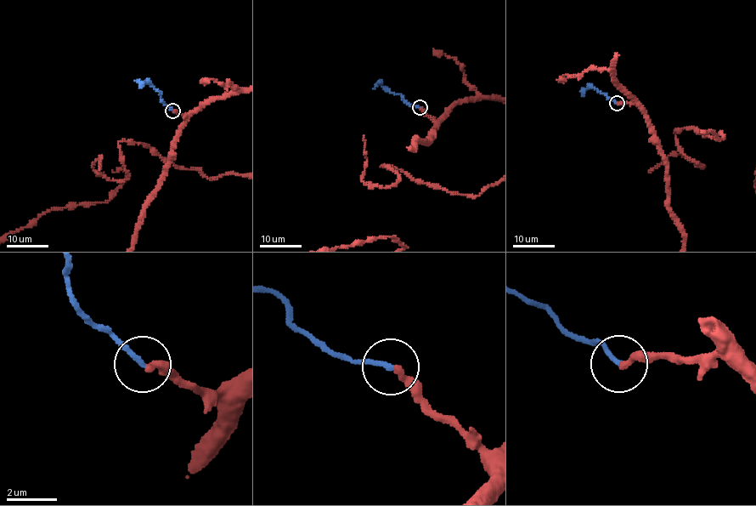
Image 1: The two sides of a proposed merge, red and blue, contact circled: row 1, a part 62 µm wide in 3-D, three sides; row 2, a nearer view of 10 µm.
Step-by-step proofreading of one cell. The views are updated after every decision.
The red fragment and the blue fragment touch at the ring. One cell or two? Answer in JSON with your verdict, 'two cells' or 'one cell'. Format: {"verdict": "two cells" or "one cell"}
{"verdict": "two cells"}

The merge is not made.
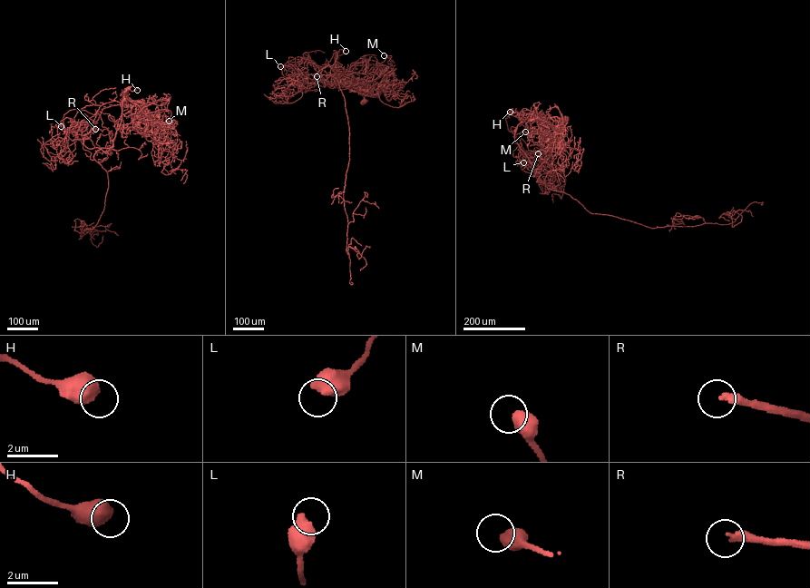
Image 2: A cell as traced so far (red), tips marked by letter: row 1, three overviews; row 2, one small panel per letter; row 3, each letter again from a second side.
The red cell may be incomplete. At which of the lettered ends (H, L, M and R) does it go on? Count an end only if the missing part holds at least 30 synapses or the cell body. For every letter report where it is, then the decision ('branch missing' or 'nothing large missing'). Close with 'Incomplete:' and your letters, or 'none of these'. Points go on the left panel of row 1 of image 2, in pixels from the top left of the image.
H: at (137, 90); nothing large missing
L: at (61, 126); nothing large missing
M: at (169, 121); nothing large missing
R: at (95, 129); branch missing
Incomplete: R

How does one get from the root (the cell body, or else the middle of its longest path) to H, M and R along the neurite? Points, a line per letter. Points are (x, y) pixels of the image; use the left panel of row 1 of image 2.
H: (142, 112), (147, 108), (123, 98), (124, 88), (132, 86), (137, 90)
M: (142, 112), (147, 108), (135, 103), (146, 114), (145, 132), (146, 125), (158, 122), (173, 129), (169, 121)
R: (142, 112), (147, 108), (123, 101), (121, 123), (112, 142), (107, 129), (102, 132), (95, 129)

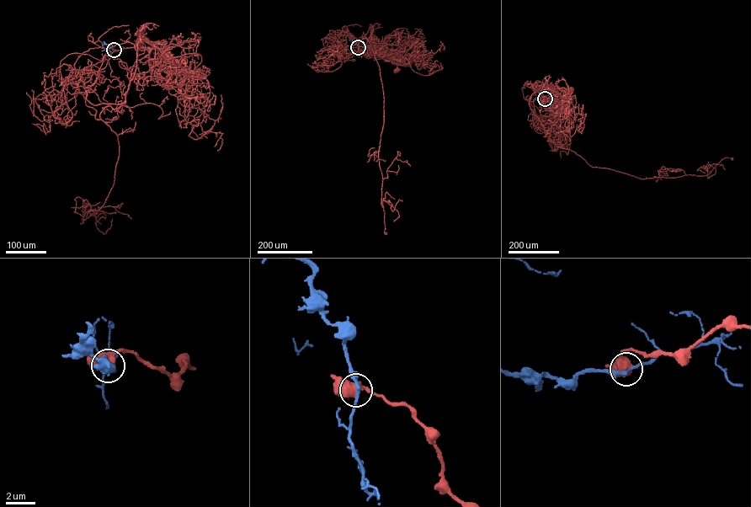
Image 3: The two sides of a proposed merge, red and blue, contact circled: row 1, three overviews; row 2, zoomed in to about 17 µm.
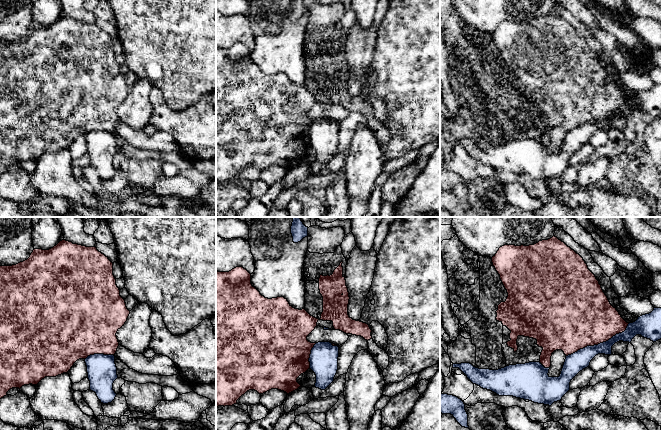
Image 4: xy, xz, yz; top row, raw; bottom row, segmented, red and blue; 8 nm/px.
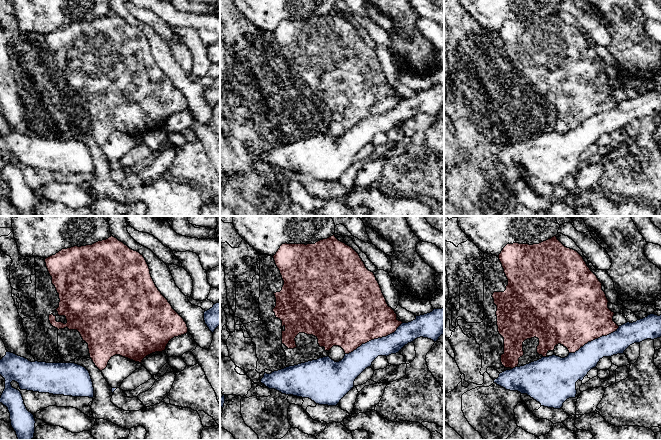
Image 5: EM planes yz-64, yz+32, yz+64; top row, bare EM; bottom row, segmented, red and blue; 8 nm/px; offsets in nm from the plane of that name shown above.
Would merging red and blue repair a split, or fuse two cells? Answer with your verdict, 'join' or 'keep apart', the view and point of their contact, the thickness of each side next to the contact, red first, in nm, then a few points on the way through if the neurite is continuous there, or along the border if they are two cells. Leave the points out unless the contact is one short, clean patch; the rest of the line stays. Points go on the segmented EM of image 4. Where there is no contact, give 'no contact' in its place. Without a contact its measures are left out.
keep apart; contact yz (598, 343); calibres 480 and 160 nm

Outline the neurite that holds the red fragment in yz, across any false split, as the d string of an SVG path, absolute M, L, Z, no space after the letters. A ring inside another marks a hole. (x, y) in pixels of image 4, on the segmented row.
M555 236L529 246L504 245L492 258L479 256L479 262L479 318L463 325L476 346L479 369L498 370L529 362L540 362L549 368L554 351L562 350L566 356L571 355L587 346L608 341L624 332L629 324L610 304L583 258Z

